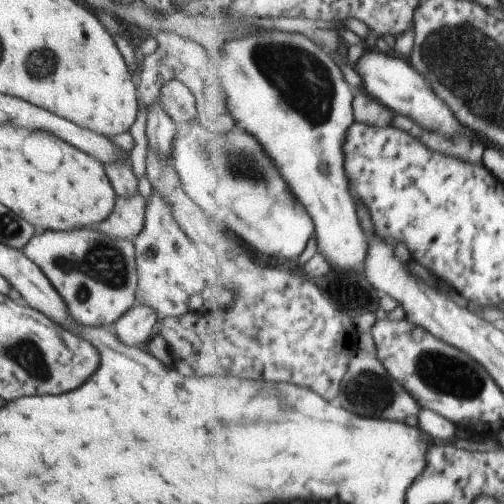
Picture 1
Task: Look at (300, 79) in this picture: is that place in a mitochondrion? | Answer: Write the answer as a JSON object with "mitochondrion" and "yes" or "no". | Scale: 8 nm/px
{"mitochondrion":"yes"}

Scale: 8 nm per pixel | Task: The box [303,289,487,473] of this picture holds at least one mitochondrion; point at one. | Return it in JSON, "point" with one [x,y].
{"point":[368,391]}

